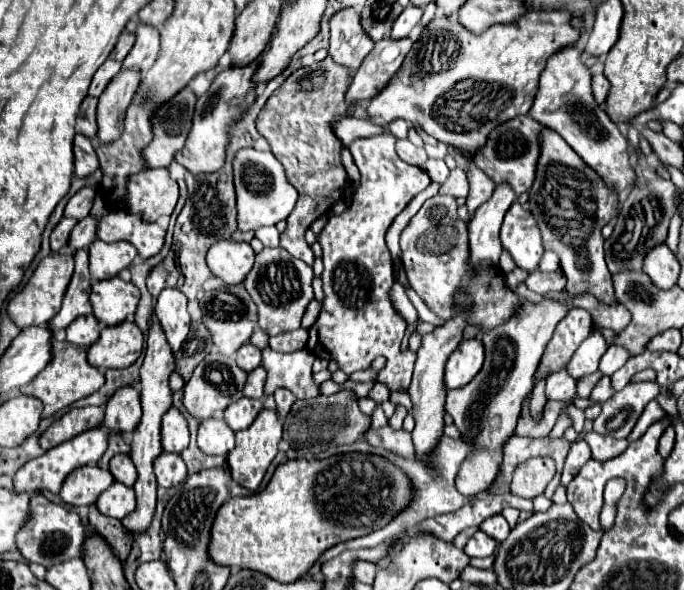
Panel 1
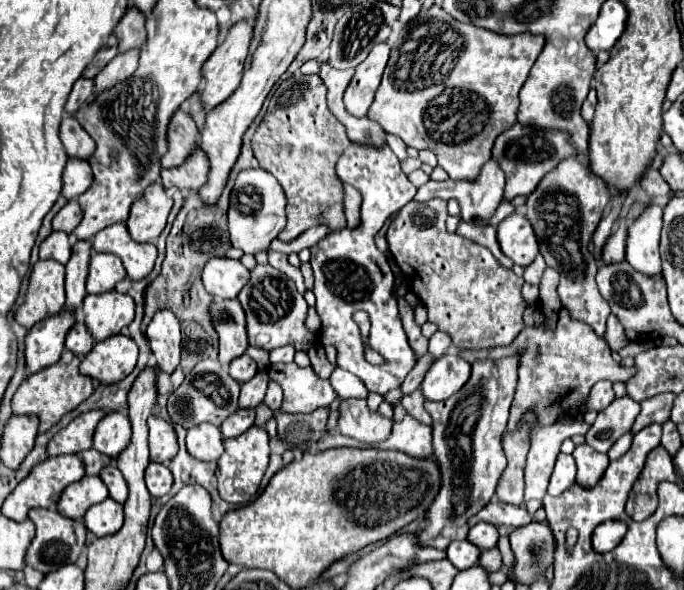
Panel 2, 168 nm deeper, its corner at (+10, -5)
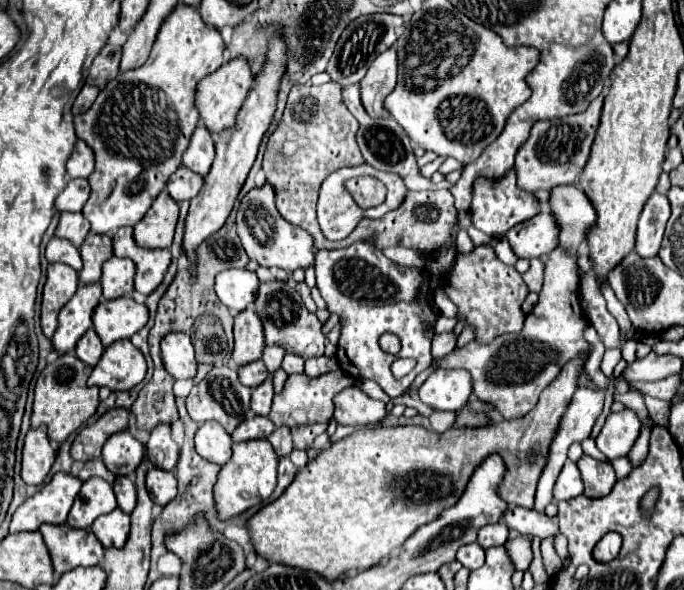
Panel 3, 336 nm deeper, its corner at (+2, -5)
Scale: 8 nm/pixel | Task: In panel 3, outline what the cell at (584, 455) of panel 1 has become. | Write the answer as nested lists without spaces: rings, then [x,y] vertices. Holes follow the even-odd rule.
[[[567,460],[561,474],[559,474],[559,478],[557,478],[557,482],[555,482],[553,500],[555,502],[571,500],[579,494],[583,494],[583,482],[581,482],[581,476],[579,476],[579,468],[571,460]]]

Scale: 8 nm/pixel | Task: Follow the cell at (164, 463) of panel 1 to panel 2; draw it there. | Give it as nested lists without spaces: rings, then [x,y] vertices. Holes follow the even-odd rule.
[[[149,464],[145,470],[145,484],[147,490],[151,492],[151,496],[165,496],[171,490],[173,484],[173,474],[169,472],[167,466],[163,464]]]

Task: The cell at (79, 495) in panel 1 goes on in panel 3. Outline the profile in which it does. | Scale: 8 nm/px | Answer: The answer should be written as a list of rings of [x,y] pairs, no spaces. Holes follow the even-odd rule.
[[[89,478],[87,482],[83,482],[81,492],[77,494],[67,524],[71,528],[85,530],[95,522],[95,518],[109,514],[115,508],[117,508],[117,500],[111,484],[107,484],[103,478]]]

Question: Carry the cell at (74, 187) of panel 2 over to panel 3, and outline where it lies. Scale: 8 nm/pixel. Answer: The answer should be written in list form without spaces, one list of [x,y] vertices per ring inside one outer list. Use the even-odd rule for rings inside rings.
[[[85,178],[69,180],[65,190],[55,198],[57,212],[81,212],[89,198],[89,182]]]

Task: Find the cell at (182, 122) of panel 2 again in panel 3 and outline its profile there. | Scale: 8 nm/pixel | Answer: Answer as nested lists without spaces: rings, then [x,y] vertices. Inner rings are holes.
[[[199,124],[195,134],[191,136],[191,144],[183,154],[183,166],[193,170],[199,176],[205,176],[211,168],[211,162],[215,158],[215,146],[213,146],[213,136],[211,132]]]

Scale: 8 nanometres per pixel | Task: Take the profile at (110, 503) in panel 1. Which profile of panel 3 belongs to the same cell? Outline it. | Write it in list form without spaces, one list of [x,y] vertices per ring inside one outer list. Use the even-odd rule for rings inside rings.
[[[119,508],[111,514],[97,518],[91,524],[91,532],[103,544],[103,548],[123,548],[129,536],[129,516]]]

